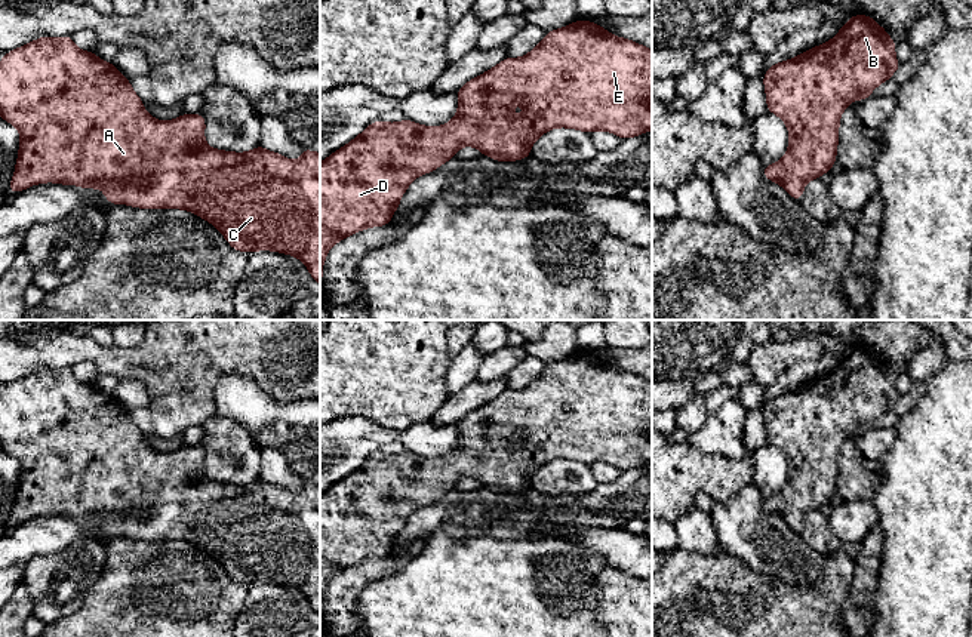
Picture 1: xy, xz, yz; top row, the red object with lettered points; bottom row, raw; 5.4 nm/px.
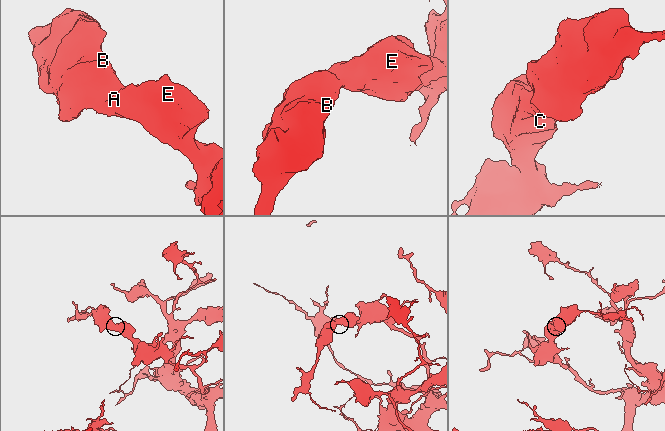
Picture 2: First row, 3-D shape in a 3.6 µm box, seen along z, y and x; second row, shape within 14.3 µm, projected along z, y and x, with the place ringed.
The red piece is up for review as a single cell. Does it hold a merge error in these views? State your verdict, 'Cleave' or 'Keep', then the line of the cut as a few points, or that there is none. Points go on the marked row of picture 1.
Keep. No split

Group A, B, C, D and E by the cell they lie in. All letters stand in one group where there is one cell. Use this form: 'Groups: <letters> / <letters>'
Groups: A B C D E

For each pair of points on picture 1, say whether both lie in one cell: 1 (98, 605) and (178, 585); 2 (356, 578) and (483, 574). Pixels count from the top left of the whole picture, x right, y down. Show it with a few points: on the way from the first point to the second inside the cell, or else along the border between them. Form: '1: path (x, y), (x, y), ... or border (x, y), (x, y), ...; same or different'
1: path (117, 605), (153, 605), (159, 600); same
2: border (415, 557), (399, 571), (372, 579), (359, 599); different

